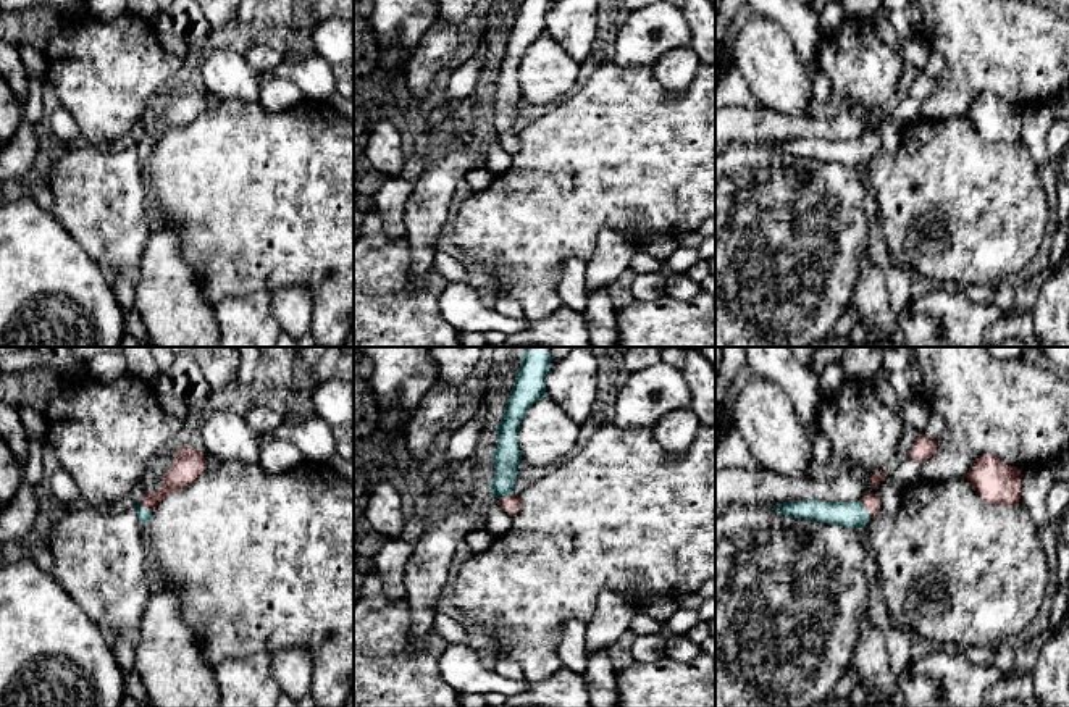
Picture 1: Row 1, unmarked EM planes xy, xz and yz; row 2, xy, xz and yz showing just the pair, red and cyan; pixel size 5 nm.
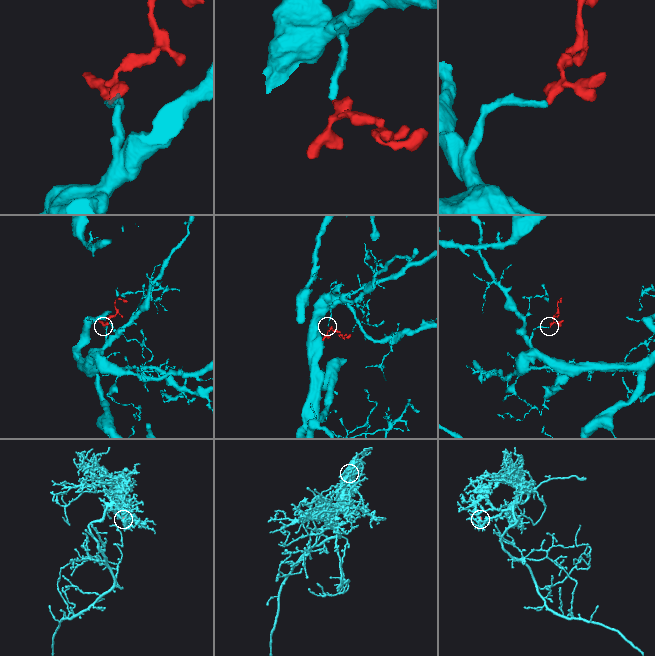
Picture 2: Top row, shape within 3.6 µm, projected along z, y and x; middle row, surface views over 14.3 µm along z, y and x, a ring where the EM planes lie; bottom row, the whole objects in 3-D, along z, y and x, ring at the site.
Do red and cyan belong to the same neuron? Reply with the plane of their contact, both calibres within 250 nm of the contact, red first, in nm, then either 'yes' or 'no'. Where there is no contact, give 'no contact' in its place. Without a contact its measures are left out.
yz | 80/140 nm | yes

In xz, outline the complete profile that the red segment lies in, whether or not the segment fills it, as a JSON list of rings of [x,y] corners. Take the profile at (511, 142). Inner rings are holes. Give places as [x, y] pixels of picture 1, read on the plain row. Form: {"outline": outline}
{"outline": [[[520,0],[504,53],[496,63],[497,77],[491,92],[494,111],[488,128],[499,137],[501,147],[510,155],[520,149],[518,132],[512,129],[522,98],[517,76],[518,66],[528,47],[546,34],[544,15],[551,3],[551,0]]]}

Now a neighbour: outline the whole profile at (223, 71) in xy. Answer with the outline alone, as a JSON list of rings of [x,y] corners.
[[[213,42],[210,52],[197,60],[199,89],[221,102],[229,98],[257,102],[262,84],[262,73],[254,71],[244,53],[228,42]]]

